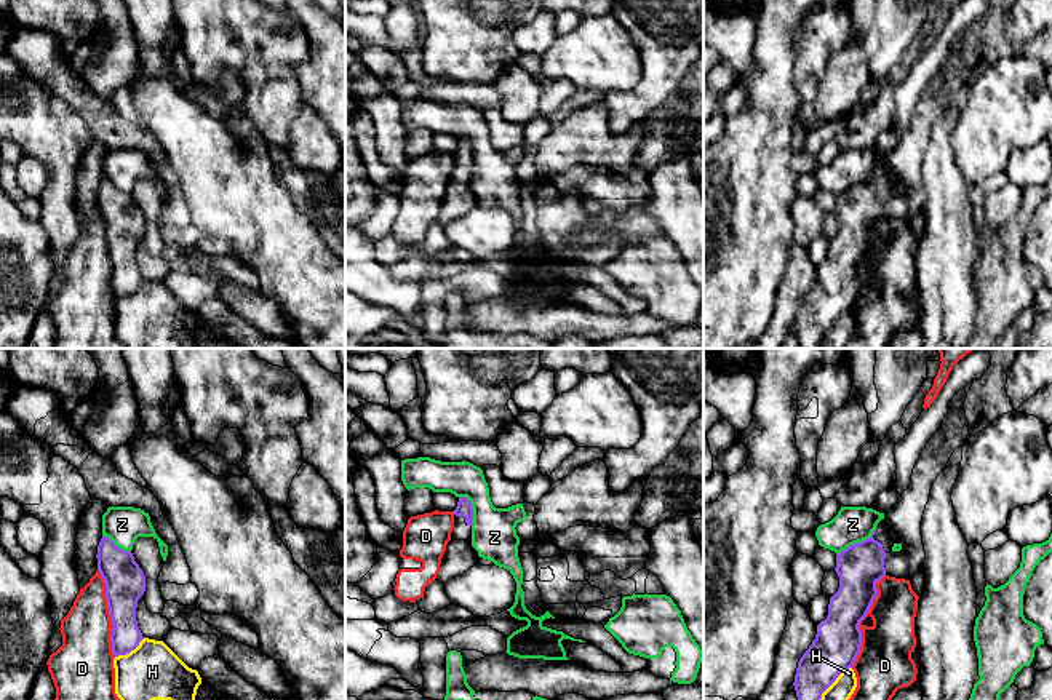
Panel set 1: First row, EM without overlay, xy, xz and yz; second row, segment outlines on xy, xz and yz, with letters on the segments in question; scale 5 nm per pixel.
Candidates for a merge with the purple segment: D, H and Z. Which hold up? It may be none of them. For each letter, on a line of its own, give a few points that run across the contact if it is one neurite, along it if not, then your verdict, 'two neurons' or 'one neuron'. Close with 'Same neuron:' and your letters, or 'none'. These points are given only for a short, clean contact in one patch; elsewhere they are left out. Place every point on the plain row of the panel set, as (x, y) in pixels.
D: two neurons
H: two neurons
Z: yz (875, 170), (868, 179), (848, 187), (836, 197) | two neurons
Same neuron: none

